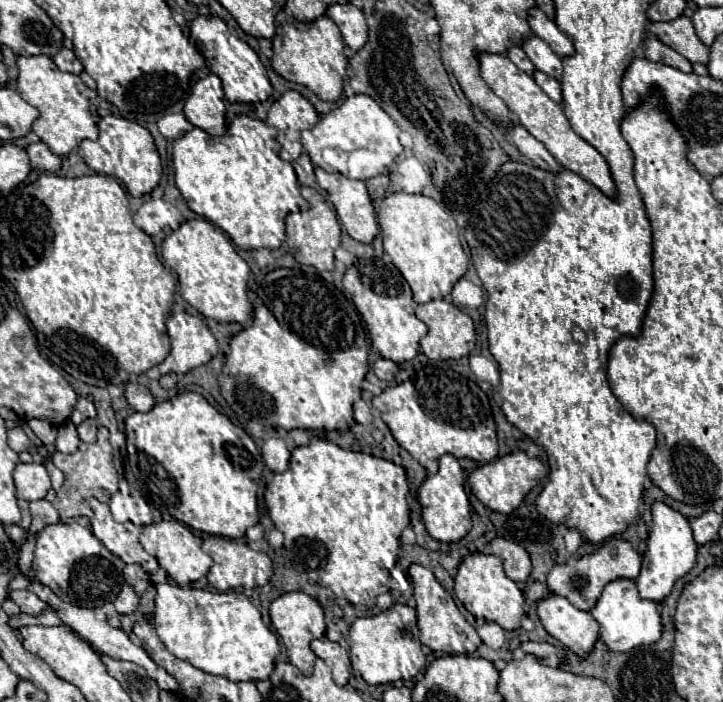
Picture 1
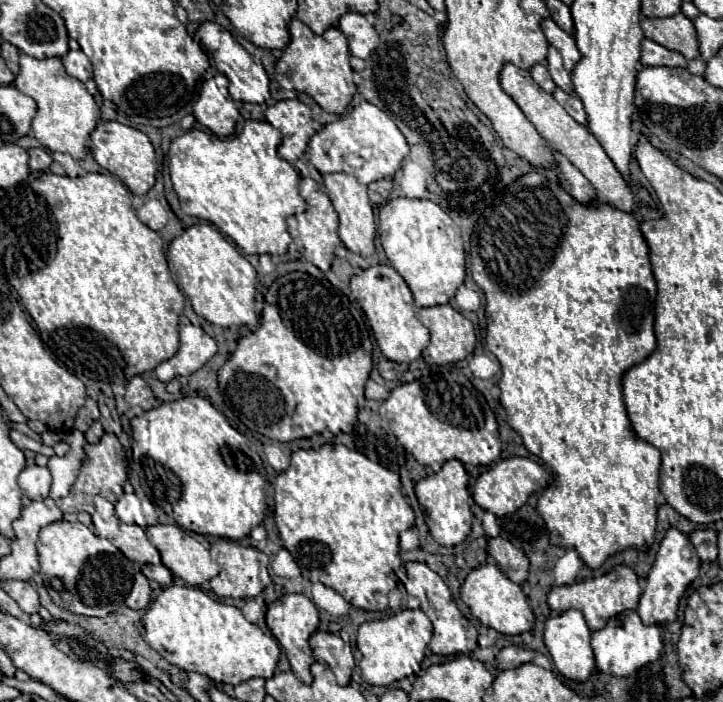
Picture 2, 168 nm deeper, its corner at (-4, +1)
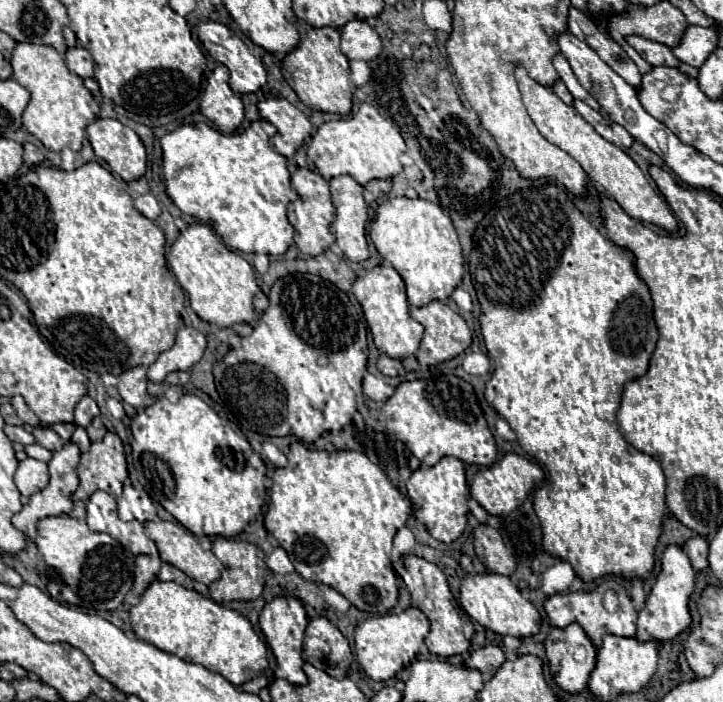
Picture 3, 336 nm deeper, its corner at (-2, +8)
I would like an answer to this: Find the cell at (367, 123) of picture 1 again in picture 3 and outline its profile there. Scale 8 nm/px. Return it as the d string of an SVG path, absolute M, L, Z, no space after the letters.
M360 103L358 109L338 121L328 121L318 127L310 139L308 159L314 161L318 173L324 179L338 175L350 175L360 185L366 185L372 179L392 179L402 171L400 153L406 151L406 143L398 129L388 123L370 103Z

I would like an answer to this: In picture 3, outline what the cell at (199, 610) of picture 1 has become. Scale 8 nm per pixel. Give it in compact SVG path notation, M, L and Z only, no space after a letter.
M154 579L146 587L146 591L140 595L138 605L130 607L130 625L132 625L132 631L136 633L136 637L142 637L142 641L150 641L150 645L158 645L158 649L166 649L166 653L174 653L174 655L182 657L184 661L194 661L194 663L206 667L208 671L222 675L232 685L242 685L242 683L254 679L256 675L264 673L268 667L268 657L266 657L268 649L260 641L260 637L254 633L254 629L246 617L242 617L238 611L218 605L212 599L206 599L200 593L190 591L178 583L164 583L164 581Z

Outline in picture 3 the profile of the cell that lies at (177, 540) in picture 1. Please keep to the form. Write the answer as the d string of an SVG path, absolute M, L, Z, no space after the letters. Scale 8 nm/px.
M156 519L156 521L144 523L144 529L146 529L146 535L156 543L158 553L160 553L160 557L162 557L164 563L170 563L170 565L178 567L190 579L200 581L204 585L210 585L210 583L214 583L214 581L220 579L222 563L216 559L216 555L212 551L204 551L202 545L198 543L198 539L178 521L160 521L160 519Z

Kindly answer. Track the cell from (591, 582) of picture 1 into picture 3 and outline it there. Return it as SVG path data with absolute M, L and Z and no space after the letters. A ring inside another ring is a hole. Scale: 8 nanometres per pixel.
M604 581L602 585L598 585L590 593L580 593L578 591L578 593L552 595L552 597L546 599L544 609L546 609L546 615L548 615L550 623L554 627L558 627L558 629L568 627L570 623L578 623L584 629L584 633L590 637L590 641L594 643L596 649L602 647L602 637L604 635L634 637L634 633L636 633L636 617L638 617L638 613L634 611L634 605L632 605L630 597L626 595L626 591L616 581ZM604 591L606 591L605 594ZM602 595L604 595L603 605Z

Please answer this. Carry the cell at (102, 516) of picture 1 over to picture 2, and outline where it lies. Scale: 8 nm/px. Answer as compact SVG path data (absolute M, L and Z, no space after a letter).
M94 498L96 514L94 520L94 532L102 538L108 538L128 560L138 564L160 564L158 550L148 542L144 530L138 524L122 524L114 516L114 506L102 498Z

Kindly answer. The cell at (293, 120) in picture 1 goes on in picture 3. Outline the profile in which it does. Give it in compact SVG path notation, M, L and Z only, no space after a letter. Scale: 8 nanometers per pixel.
M268 99L258 103L258 111L262 119L270 121L278 131L270 139L274 149L284 155L292 157L296 149L306 141L306 137L312 133L312 125L308 117L296 109L286 99Z

